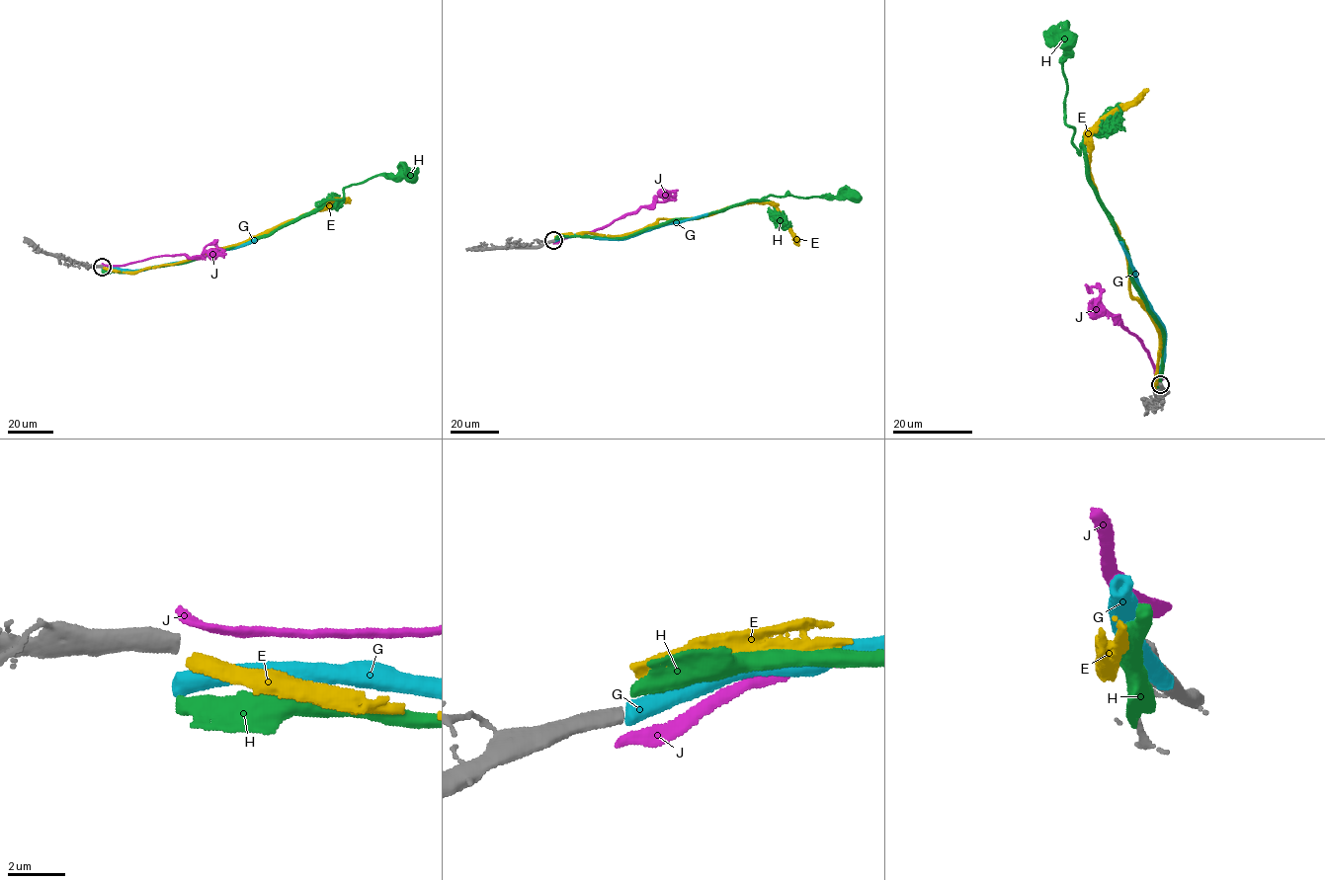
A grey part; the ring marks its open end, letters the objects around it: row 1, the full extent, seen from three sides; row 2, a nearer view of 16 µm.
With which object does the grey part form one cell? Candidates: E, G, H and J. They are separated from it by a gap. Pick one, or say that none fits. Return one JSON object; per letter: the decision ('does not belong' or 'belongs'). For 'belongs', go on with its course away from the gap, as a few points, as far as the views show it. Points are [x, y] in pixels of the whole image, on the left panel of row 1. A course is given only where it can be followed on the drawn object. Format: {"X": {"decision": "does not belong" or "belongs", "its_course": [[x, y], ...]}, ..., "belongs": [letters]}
{"E": {"decision": "does not belong"}, "G": {"decision": "does not belong"}, "H": {"decision": "does not belong"}, "J": {"decision": "does not belong"}, "belongs": []}

